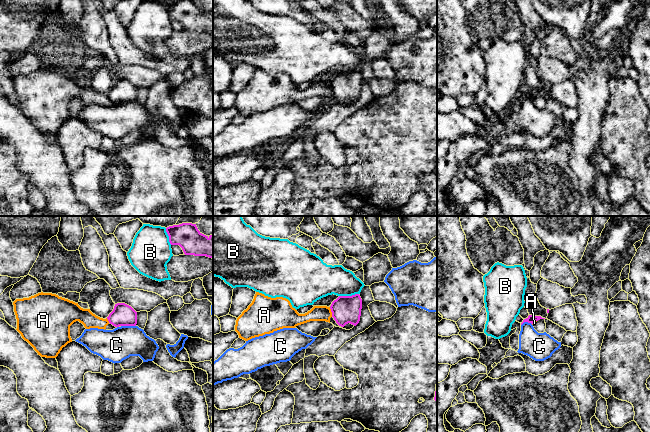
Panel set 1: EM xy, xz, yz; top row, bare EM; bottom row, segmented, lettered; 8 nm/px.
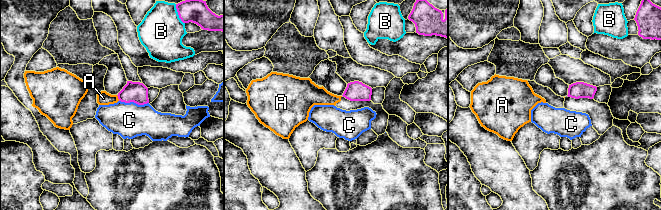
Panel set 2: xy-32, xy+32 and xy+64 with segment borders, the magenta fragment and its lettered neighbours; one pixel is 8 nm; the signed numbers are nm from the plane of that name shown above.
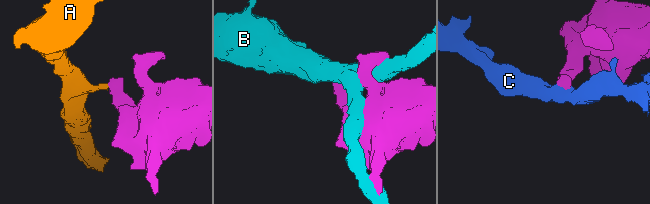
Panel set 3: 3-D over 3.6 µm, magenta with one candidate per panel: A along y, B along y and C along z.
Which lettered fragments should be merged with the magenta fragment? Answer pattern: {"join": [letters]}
{"join": []}

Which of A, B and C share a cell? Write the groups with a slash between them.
A / B / C

